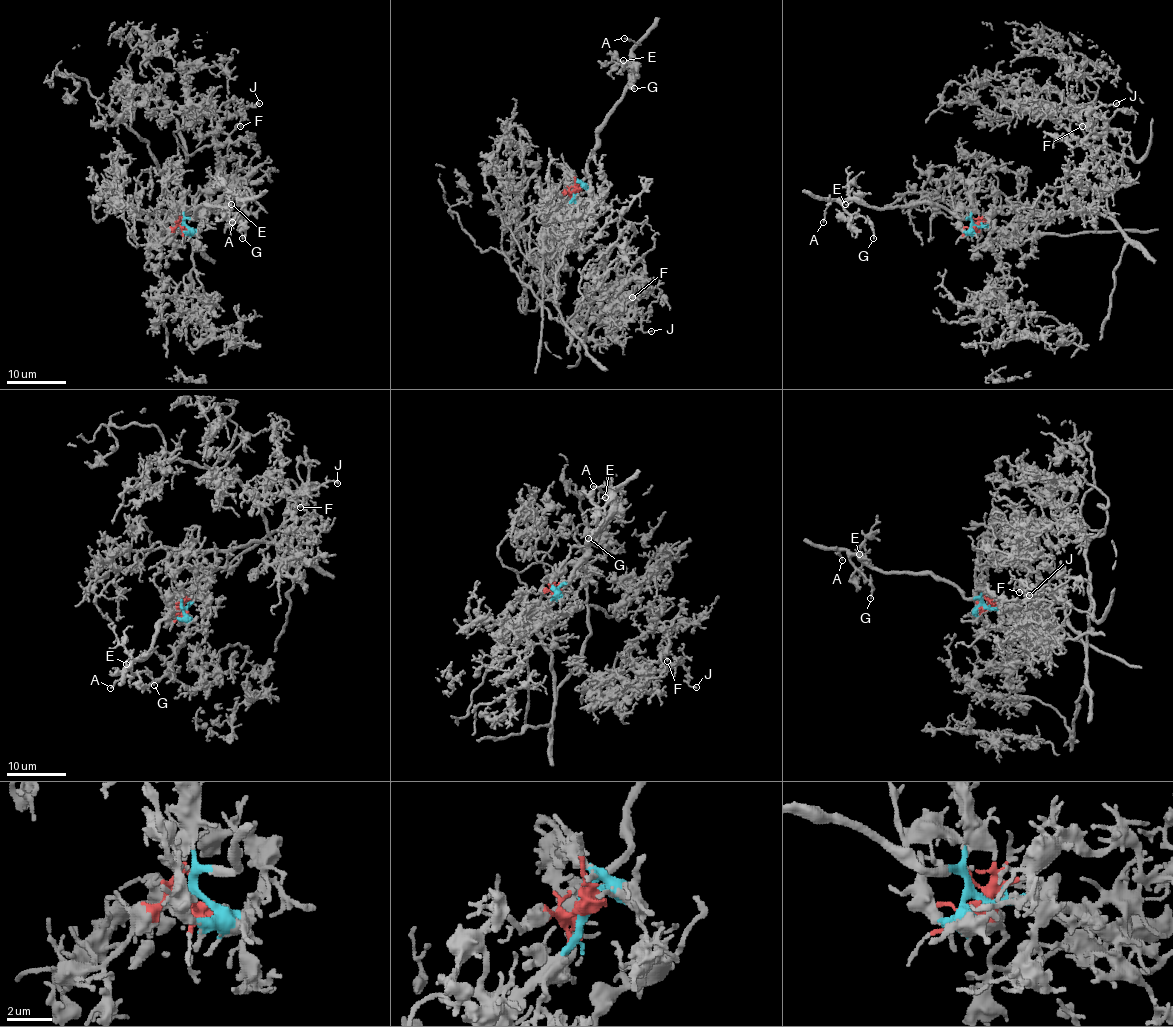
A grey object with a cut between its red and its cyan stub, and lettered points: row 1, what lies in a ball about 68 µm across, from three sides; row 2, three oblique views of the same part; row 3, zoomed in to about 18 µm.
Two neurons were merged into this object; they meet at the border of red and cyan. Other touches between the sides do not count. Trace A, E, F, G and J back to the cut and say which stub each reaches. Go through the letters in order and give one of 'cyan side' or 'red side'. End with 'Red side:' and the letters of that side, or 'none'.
A: cyan side
E: cyan side
F: red side
G: cyan side
J: red side
Red side: F, J

